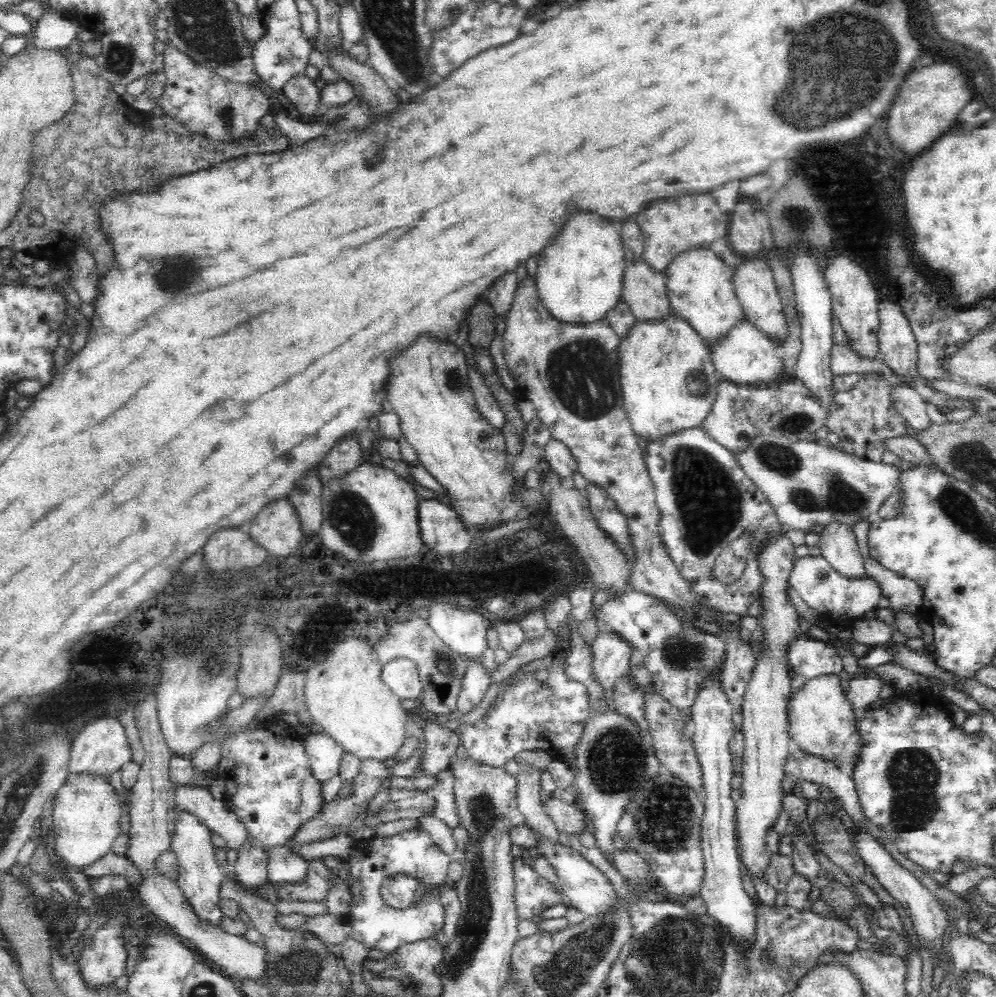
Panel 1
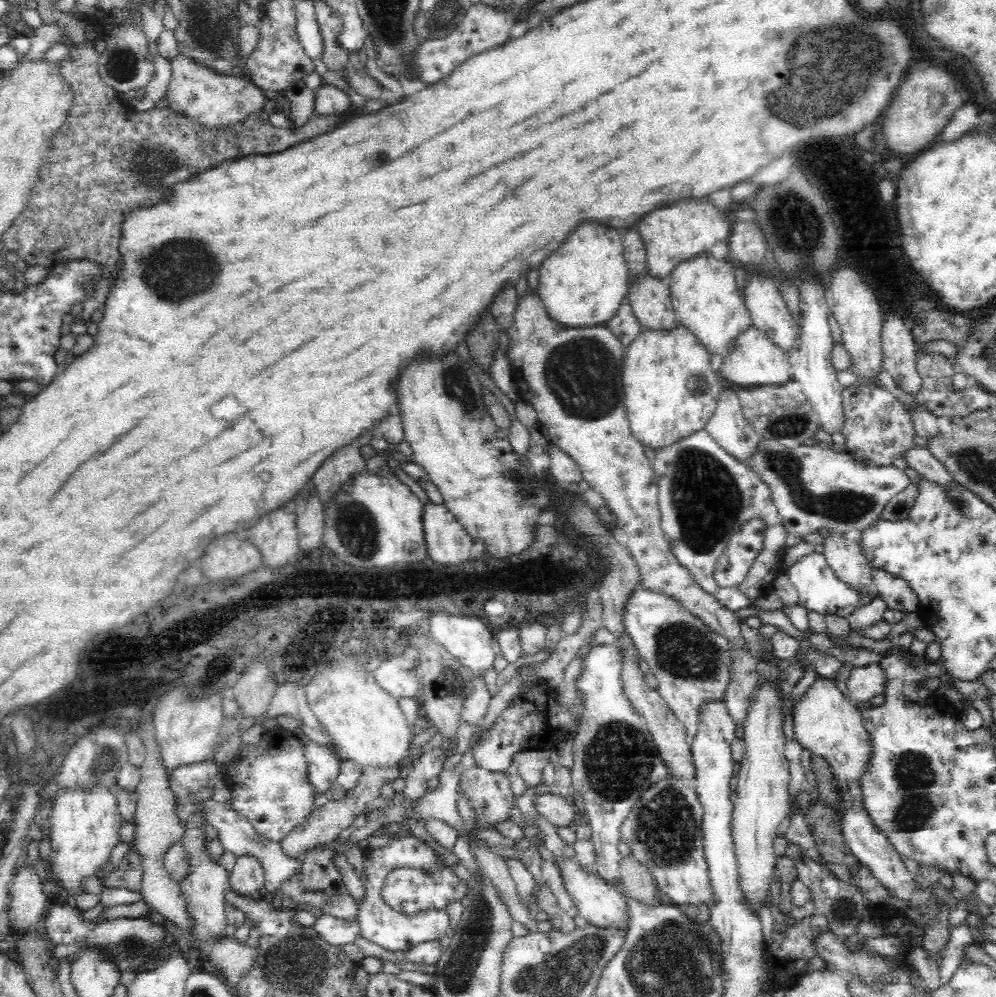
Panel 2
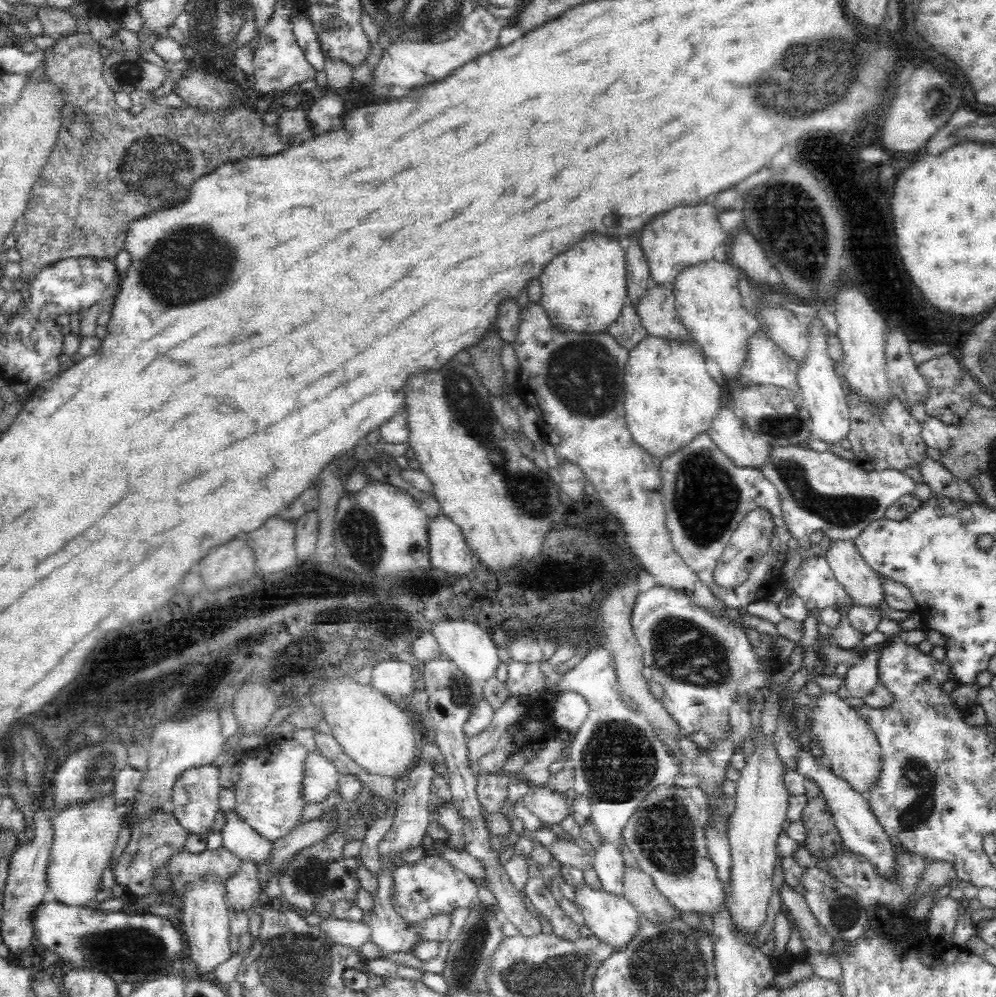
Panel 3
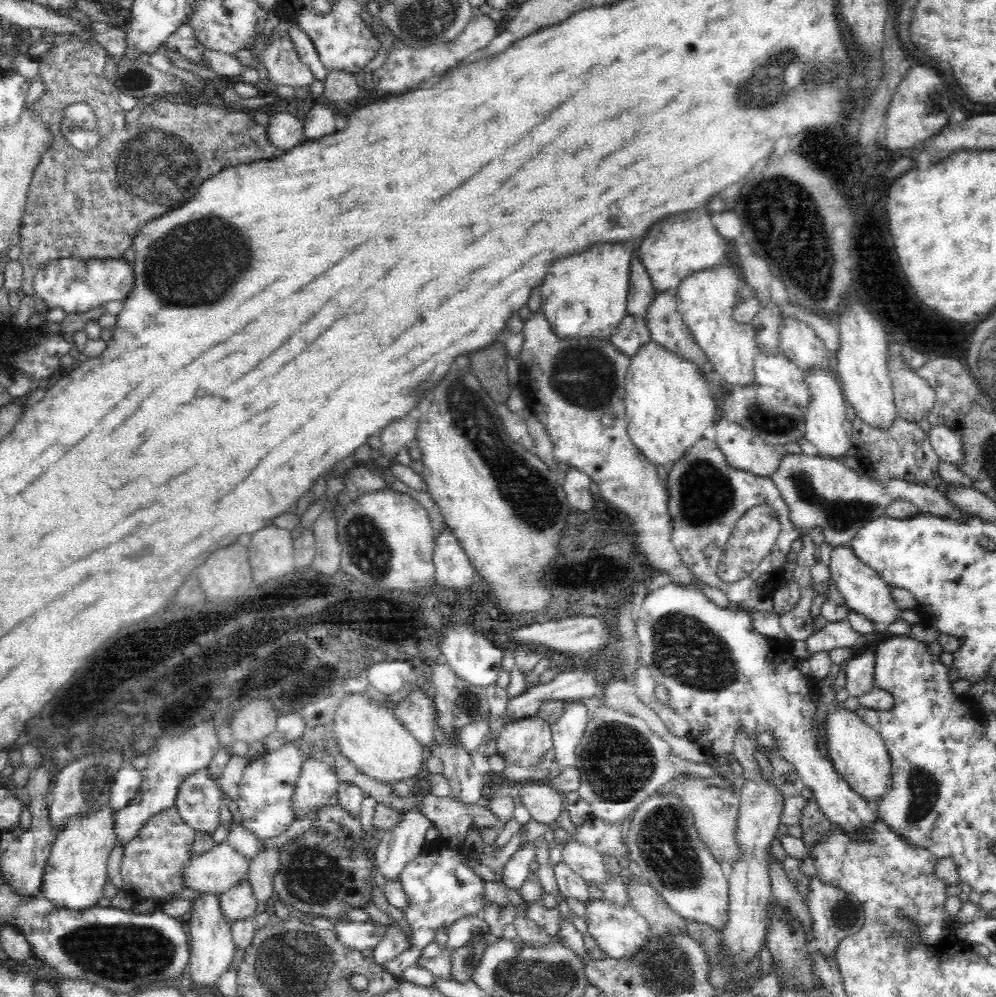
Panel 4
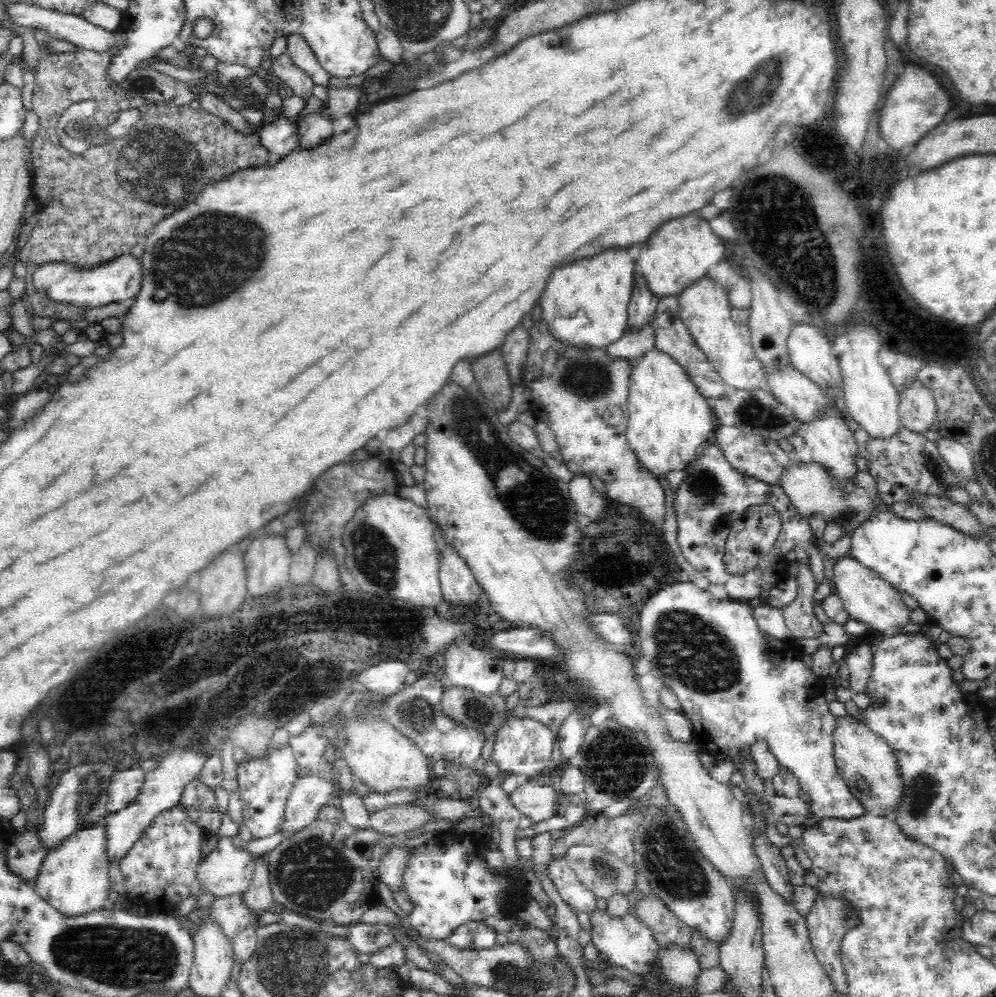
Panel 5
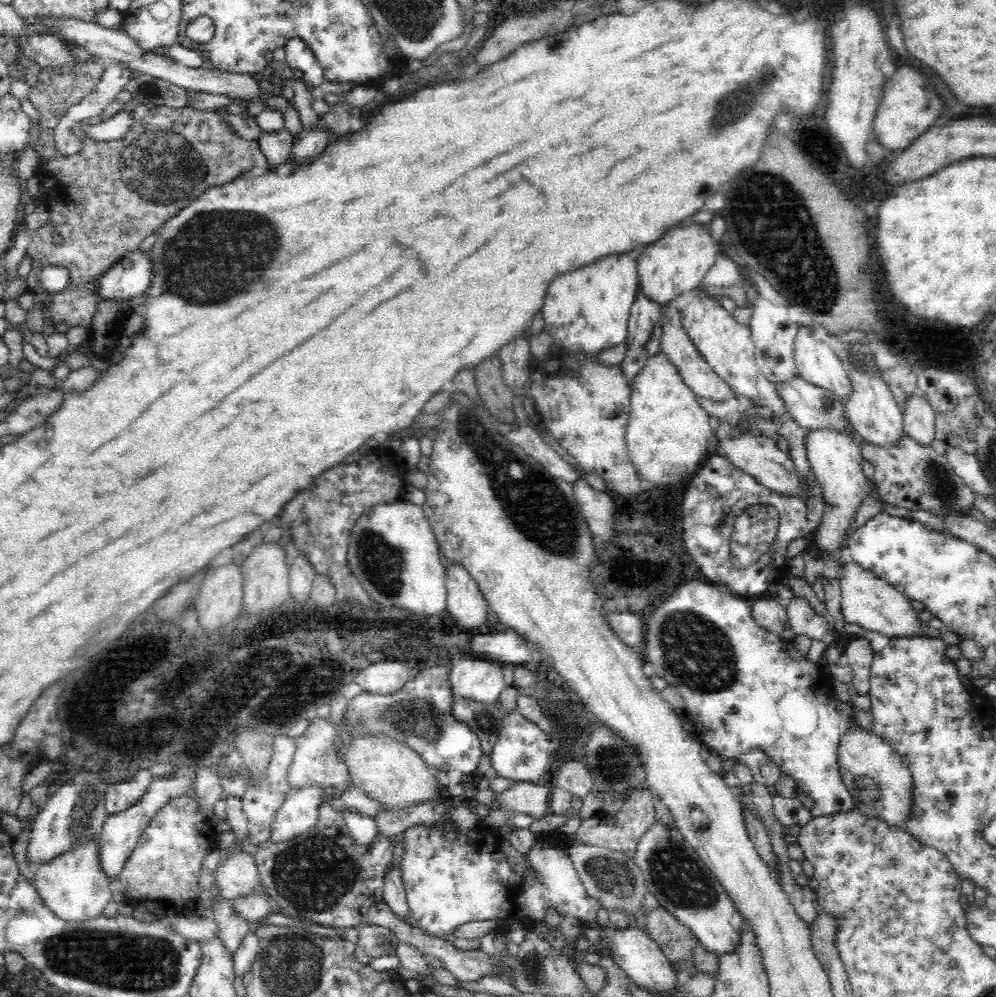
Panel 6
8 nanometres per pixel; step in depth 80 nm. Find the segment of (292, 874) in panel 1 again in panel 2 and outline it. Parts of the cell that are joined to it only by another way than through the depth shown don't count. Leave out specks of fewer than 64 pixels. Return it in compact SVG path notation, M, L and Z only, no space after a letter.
M215 801L208 802L208 808L205 808L204 817L208 819L208 825L213 826L219 831L218 837L223 848L231 852L236 858L242 855L250 855L256 857L264 870L264 892L263 896L268 898L277 894L281 890L281 886L288 876L296 872L296 868L300 866L300 861L297 858L284 857L280 852L280 843L271 842L268 839L258 836L256 830L234 809L231 809L227 804L218 804Z

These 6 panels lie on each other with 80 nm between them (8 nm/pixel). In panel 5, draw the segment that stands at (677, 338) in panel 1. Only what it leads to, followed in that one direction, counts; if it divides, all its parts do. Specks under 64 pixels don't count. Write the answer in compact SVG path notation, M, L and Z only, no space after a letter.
M652 350L637 359L629 380L628 421L626 438L640 466L655 474L656 479L665 479L674 470L684 470L696 458L705 442L713 439L717 423L708 400L699 393L695 383L688 378L687 371L670 355Z

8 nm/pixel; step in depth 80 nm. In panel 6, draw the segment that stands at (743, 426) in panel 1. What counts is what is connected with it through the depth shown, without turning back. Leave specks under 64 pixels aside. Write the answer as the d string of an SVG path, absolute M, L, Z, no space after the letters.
M715 420L715 444L720 451L725 453L728 460L736 468L751 474L762 486L786 497L800 497L802 494L802 481L794 468L790 454L778 449L773 437L756 437L751 433L744 433L732 437L730 423Z

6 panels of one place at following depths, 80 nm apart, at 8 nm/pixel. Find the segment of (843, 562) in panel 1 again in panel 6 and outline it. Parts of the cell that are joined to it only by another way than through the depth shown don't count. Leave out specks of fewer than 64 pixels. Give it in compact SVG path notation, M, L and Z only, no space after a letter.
M852 560L839 570L841 586L840 613L846 624L856 624L866 630L874 630L890 639L912 638L932 635L919 613L913 609L908 598L886 581L880 580L872 571L864 570Z

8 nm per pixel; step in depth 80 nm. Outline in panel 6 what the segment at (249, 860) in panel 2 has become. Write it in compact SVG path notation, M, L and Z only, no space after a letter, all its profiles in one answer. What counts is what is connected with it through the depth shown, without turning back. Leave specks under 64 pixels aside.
M218 899L214 907L212 918L218 923L218 937L224 949L234 957L238 952L245 936L253 931L248 921L238 917L232 909L232 901L228 899Z

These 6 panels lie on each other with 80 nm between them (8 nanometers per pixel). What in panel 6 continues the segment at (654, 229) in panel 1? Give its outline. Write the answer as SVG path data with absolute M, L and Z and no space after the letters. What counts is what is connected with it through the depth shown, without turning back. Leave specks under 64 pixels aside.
M686 220L670 227L663 237L648 244L636 258L640 278L639 291L644 293L650 302L656 302L662 307L676 302L681 294L700 287L714 264L716 250L723 244L726 243L716 245L710 237L709 226L700 225L694 220Z

